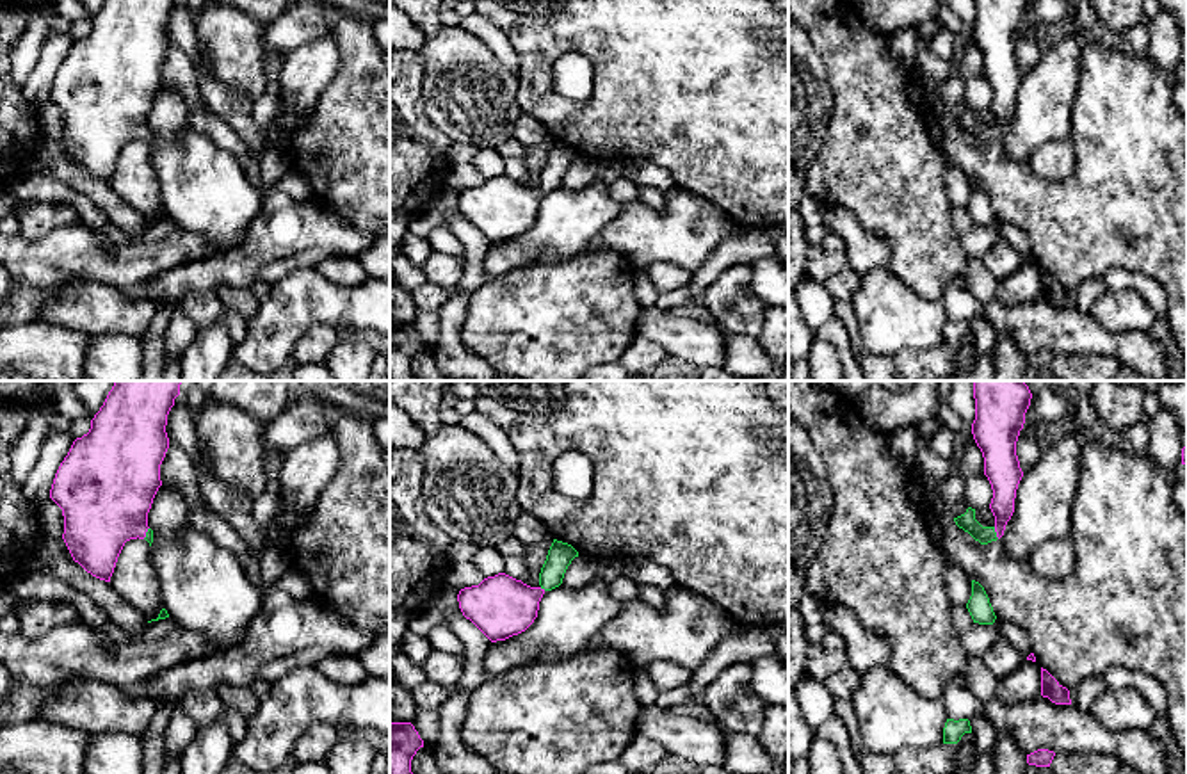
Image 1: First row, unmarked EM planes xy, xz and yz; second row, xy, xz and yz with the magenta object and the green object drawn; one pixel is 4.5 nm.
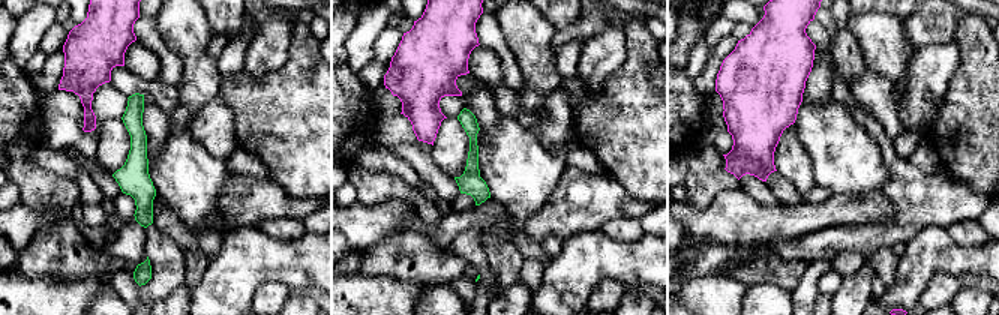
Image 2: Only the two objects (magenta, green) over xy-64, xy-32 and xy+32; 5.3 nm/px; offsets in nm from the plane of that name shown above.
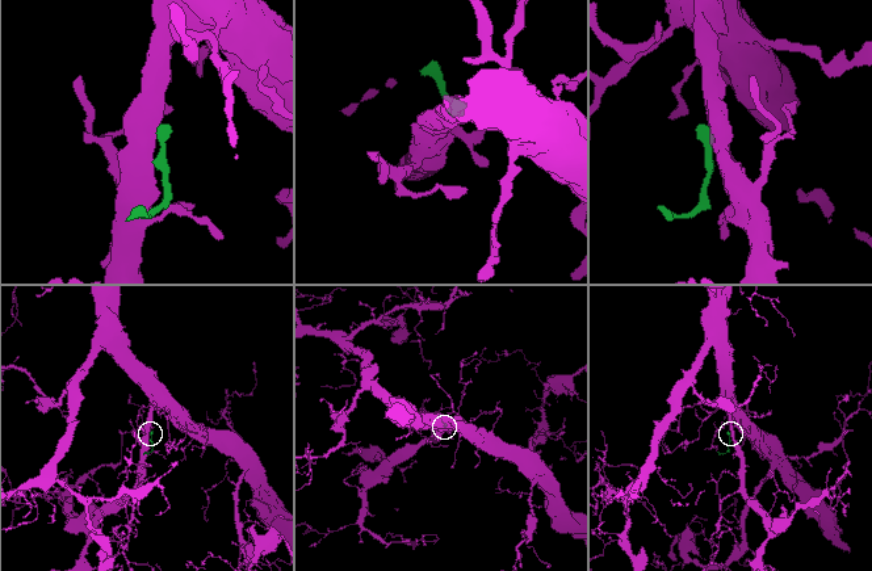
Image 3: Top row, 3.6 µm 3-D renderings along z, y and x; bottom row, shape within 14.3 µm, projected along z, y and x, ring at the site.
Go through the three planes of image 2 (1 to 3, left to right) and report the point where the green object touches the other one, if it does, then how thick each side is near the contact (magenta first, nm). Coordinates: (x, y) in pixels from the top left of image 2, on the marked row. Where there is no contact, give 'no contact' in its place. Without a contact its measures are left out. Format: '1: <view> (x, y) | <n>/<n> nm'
1: no contact
2: no contact
3: no contact

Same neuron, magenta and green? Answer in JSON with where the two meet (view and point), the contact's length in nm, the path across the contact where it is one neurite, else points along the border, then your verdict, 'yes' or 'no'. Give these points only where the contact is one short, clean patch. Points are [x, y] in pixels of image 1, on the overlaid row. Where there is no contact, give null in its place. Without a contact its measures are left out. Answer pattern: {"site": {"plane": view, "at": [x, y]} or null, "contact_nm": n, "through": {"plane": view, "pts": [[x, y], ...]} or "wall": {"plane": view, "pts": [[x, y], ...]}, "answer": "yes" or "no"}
{"site": {"plane": "yz", "at": [995, 531]}, "contact_nm": 60, "through": {"plane": "yz", "pts": [[1004, 477], [1002, 516], [995, 531], [977, 531], [967, 522]]}, "answer": "yes"}

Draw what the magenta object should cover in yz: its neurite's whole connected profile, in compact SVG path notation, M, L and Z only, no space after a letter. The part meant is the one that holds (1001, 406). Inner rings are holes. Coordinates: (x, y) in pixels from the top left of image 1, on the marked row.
M972 381L975 399L975 420L972 434L984 457L993 498L989 509L995 516L993 527L982 527L975 520L975 509L954 518L956 525L981 544L1004 536L1005 525L1014 512L1018 484L1023 477L1016 456L1016 441L1025 423L1025 413L1032 393L1025 381Z

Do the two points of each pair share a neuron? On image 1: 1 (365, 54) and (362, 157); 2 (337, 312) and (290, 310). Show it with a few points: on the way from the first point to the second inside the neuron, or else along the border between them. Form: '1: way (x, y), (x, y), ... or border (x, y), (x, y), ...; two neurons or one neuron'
1: way (365, 79), (365, 132); one neuron
2: way (326, 310), (301, 310); one neuron

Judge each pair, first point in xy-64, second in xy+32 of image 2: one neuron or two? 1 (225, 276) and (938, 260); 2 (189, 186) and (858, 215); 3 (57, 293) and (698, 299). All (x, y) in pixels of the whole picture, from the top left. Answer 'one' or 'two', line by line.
1: one
2: two
3: one

